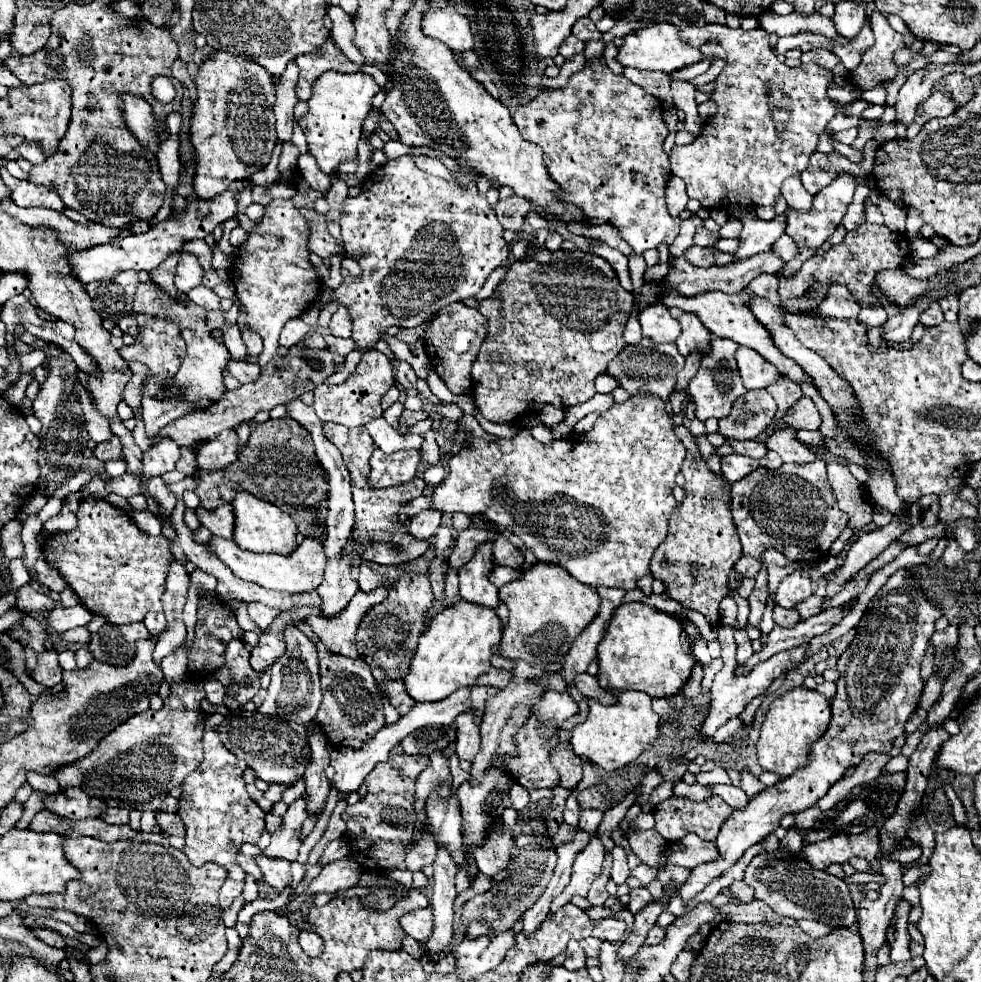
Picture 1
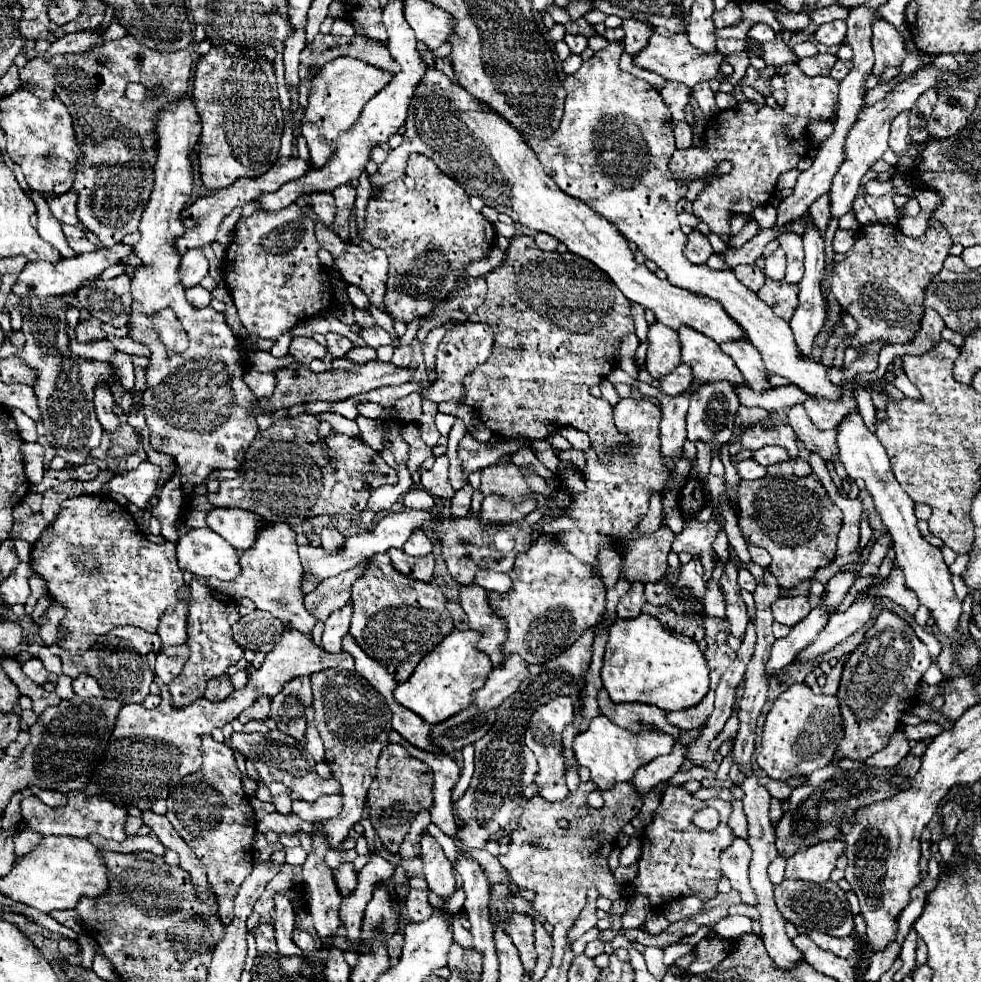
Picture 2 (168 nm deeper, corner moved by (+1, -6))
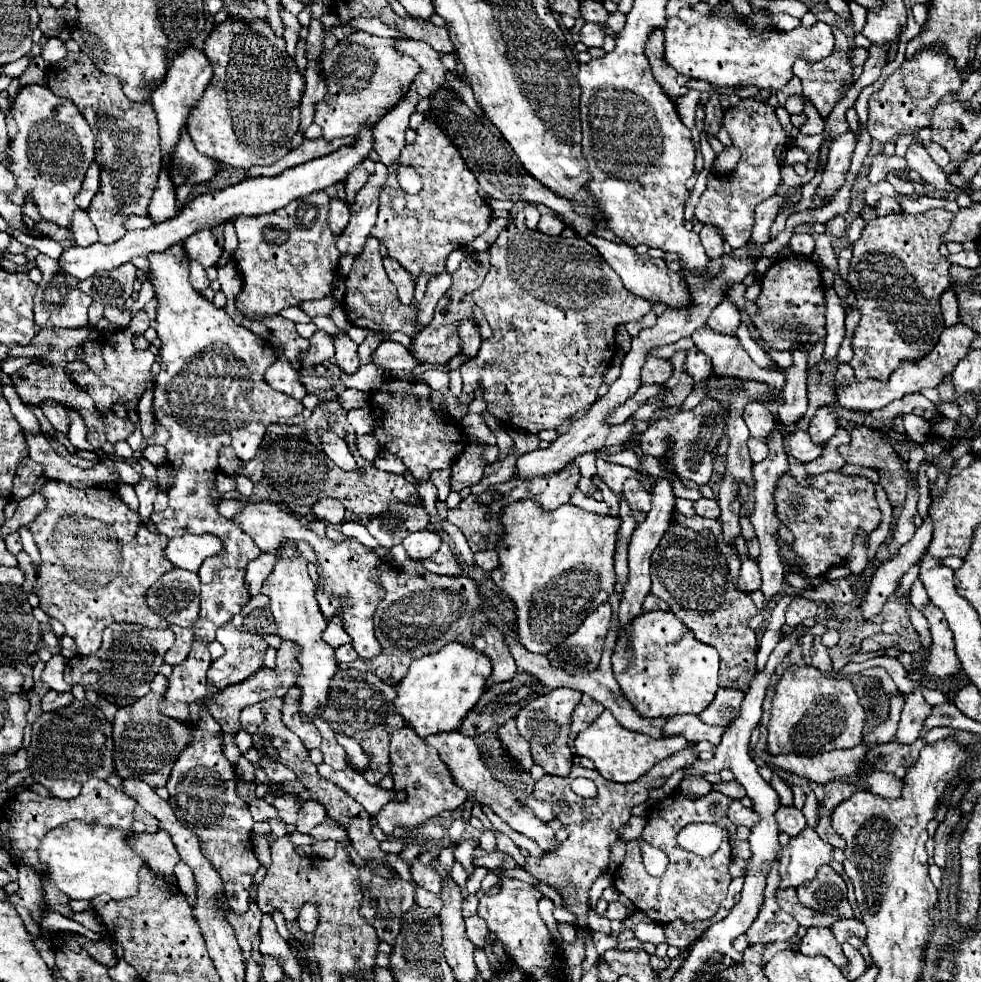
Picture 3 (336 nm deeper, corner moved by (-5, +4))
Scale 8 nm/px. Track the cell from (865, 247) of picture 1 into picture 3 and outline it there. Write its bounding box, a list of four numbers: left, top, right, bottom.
[848,210,952,380]

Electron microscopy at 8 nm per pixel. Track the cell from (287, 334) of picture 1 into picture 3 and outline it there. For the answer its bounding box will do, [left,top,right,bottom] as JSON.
[302,330,334,368]

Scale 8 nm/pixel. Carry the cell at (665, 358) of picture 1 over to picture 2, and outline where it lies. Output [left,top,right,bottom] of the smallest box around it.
[660,364,694,396]

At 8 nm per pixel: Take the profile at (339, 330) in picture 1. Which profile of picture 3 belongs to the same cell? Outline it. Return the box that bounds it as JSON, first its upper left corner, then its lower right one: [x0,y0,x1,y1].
[314,318,360,374]

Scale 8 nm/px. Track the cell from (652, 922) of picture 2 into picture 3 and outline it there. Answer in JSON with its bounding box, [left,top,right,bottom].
[664,918,714,950]

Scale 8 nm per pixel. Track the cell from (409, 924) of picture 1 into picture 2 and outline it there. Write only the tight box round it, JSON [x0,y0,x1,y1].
[404,888,434,922]

